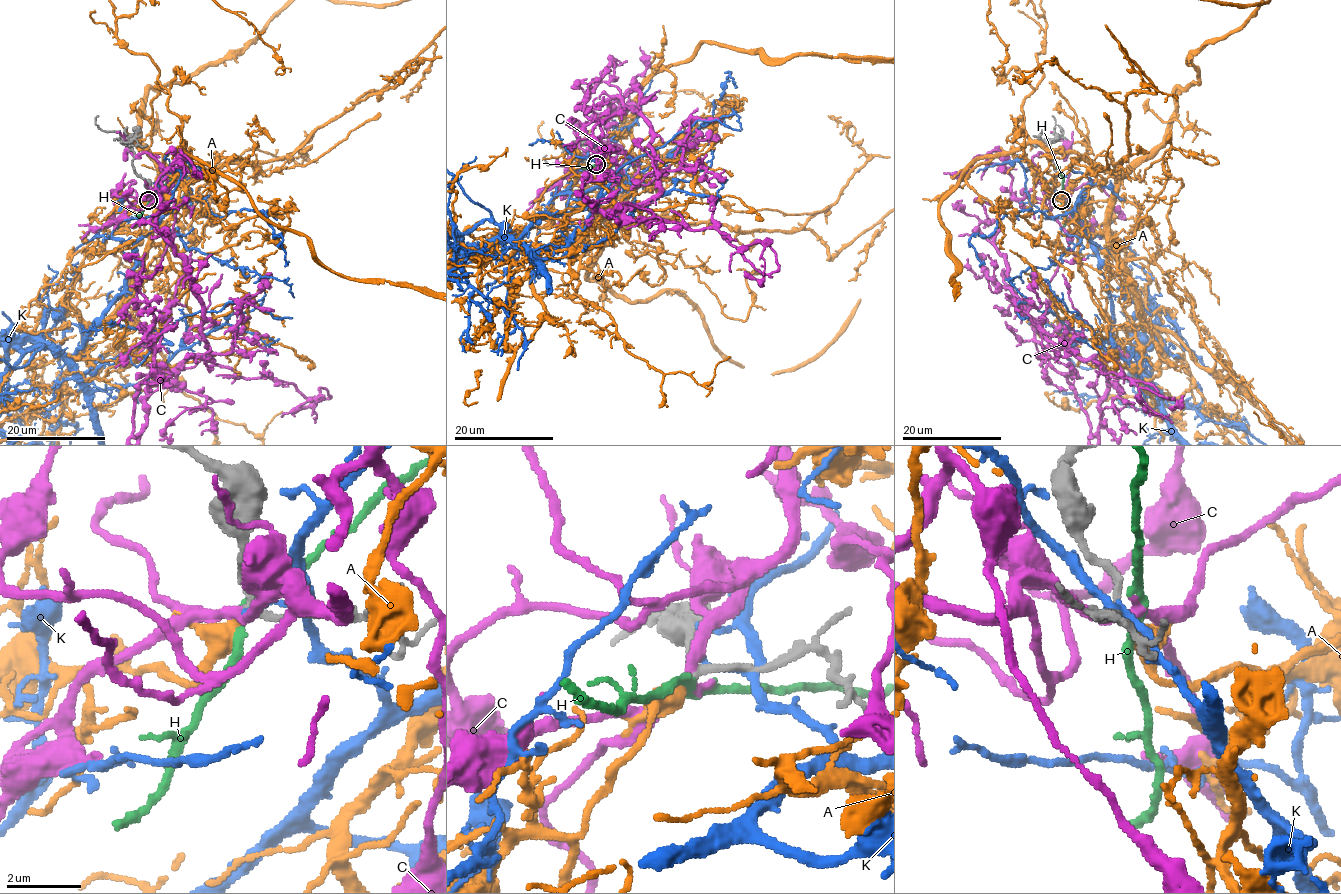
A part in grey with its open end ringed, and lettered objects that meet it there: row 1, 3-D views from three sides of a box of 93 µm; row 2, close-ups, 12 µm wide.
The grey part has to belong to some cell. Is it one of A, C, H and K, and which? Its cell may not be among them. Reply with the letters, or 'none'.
A

